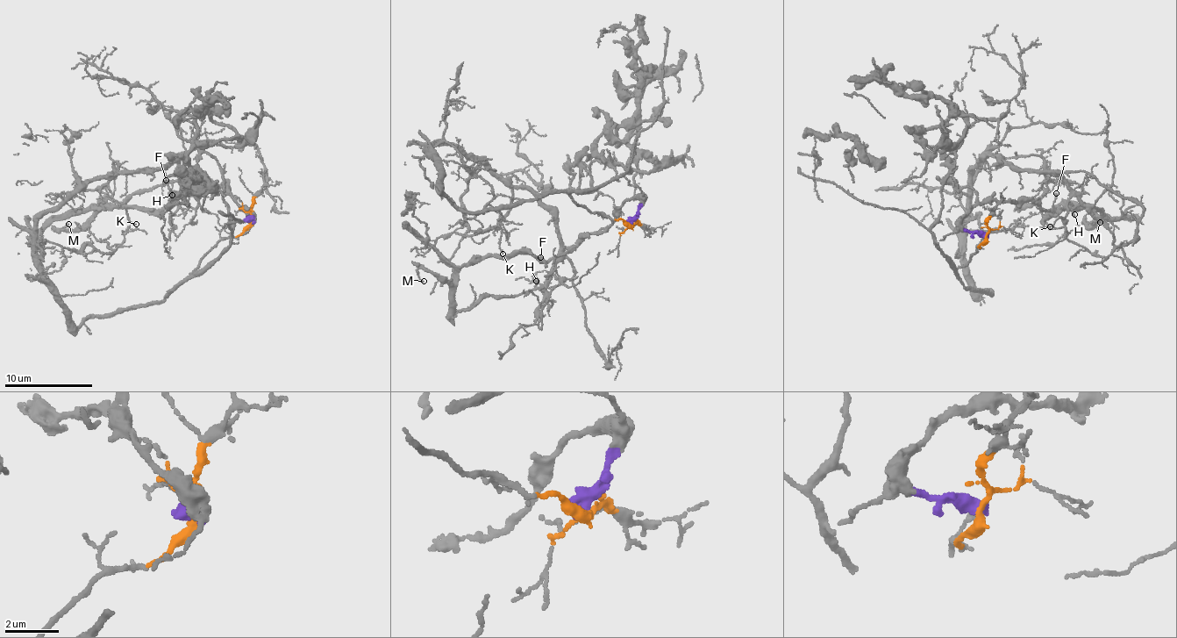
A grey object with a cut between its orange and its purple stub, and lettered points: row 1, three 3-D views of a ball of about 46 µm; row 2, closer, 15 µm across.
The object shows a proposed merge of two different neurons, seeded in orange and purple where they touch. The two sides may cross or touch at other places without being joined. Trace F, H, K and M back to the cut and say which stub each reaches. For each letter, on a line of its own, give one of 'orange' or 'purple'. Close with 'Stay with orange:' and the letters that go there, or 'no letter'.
F: purple
H: orange
K: orange
M: purple
Stay with orange: H, K

